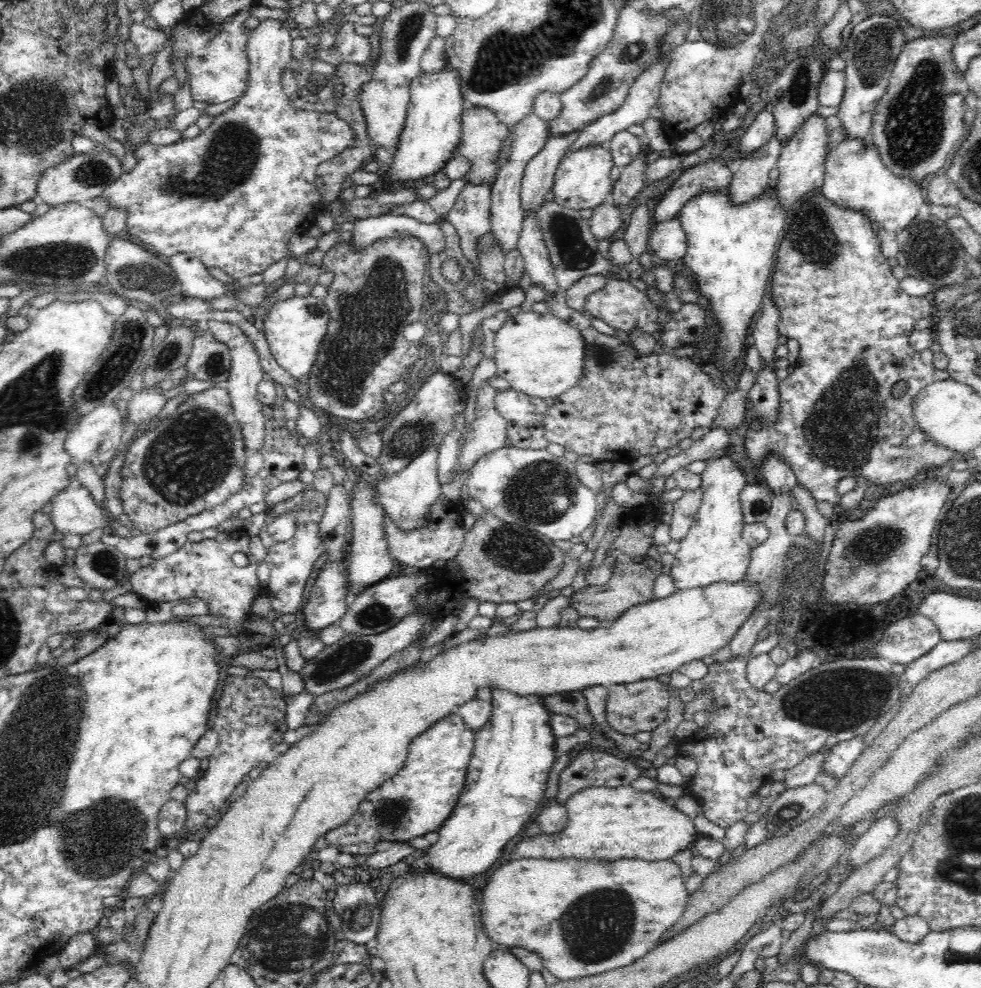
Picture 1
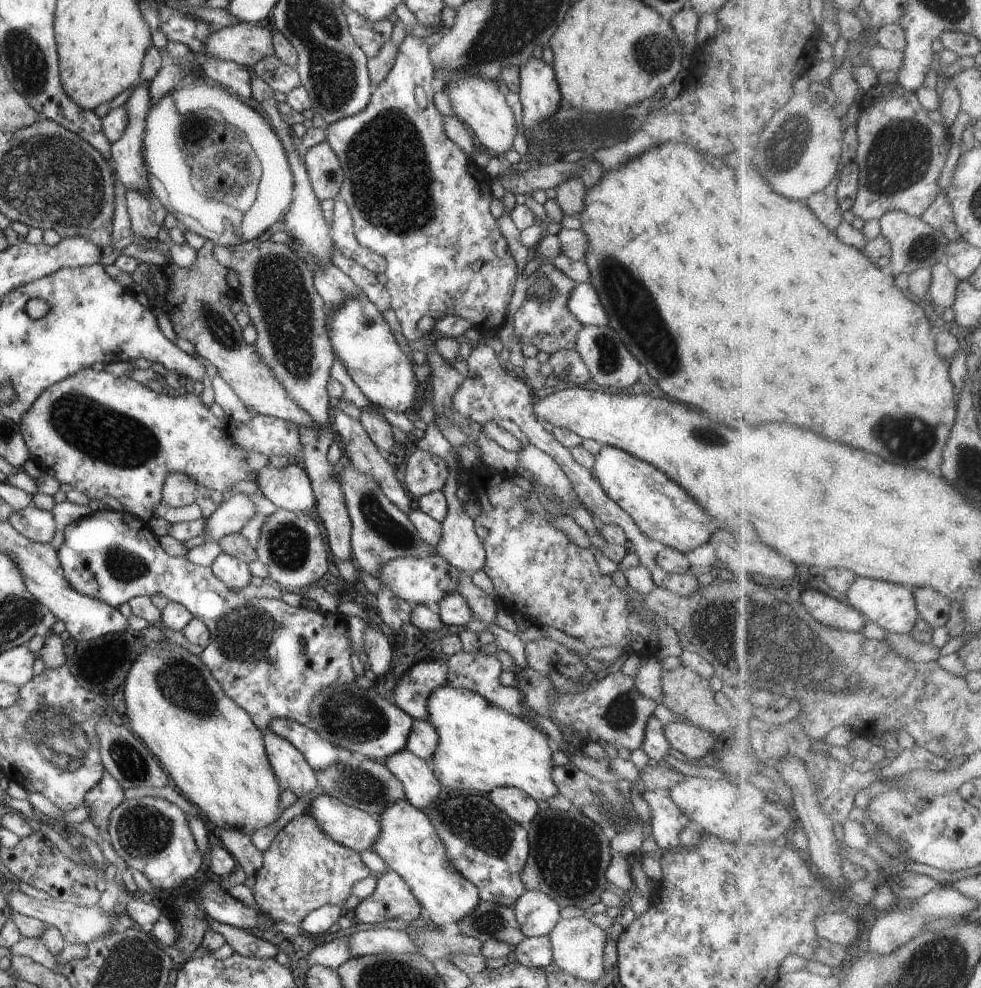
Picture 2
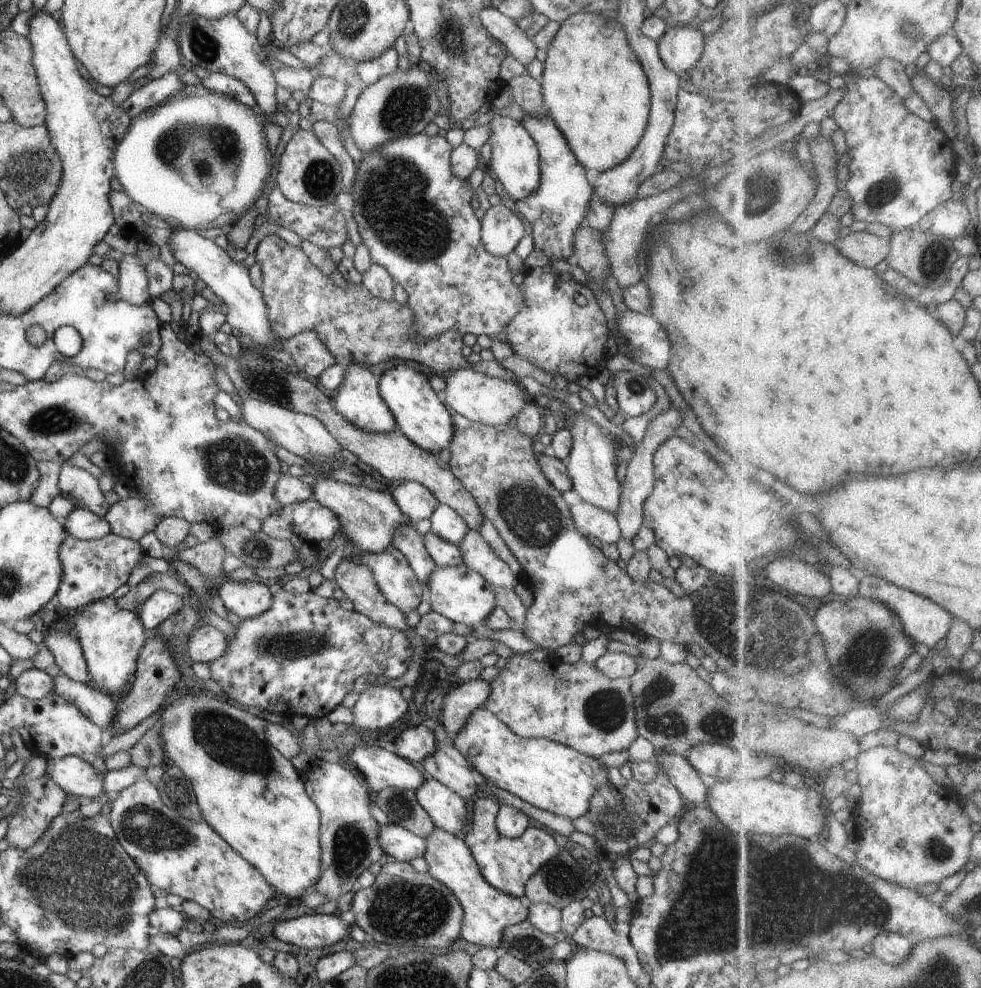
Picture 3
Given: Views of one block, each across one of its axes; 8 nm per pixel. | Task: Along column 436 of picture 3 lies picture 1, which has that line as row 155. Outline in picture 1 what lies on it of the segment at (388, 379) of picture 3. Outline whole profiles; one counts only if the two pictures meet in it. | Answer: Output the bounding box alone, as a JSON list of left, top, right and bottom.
[378,67,465,186]

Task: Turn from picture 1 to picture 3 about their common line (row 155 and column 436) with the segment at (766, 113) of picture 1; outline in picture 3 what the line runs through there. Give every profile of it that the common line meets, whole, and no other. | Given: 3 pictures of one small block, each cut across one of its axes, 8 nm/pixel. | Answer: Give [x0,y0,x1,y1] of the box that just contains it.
[394,725,438,767]

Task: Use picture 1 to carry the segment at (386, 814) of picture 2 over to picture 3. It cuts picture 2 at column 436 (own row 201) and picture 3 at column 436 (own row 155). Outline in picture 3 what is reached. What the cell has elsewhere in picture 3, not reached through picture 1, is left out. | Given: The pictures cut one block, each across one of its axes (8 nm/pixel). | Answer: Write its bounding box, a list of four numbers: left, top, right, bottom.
[422,827,529,946]

